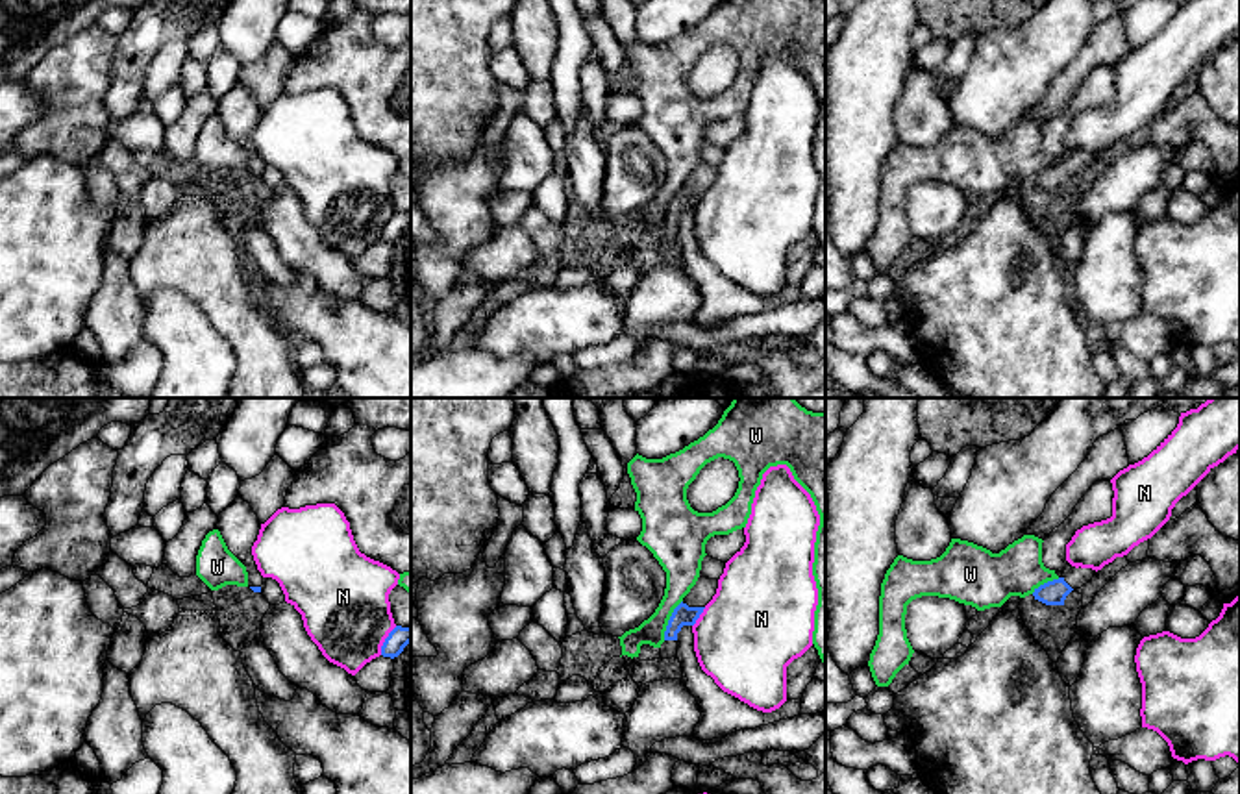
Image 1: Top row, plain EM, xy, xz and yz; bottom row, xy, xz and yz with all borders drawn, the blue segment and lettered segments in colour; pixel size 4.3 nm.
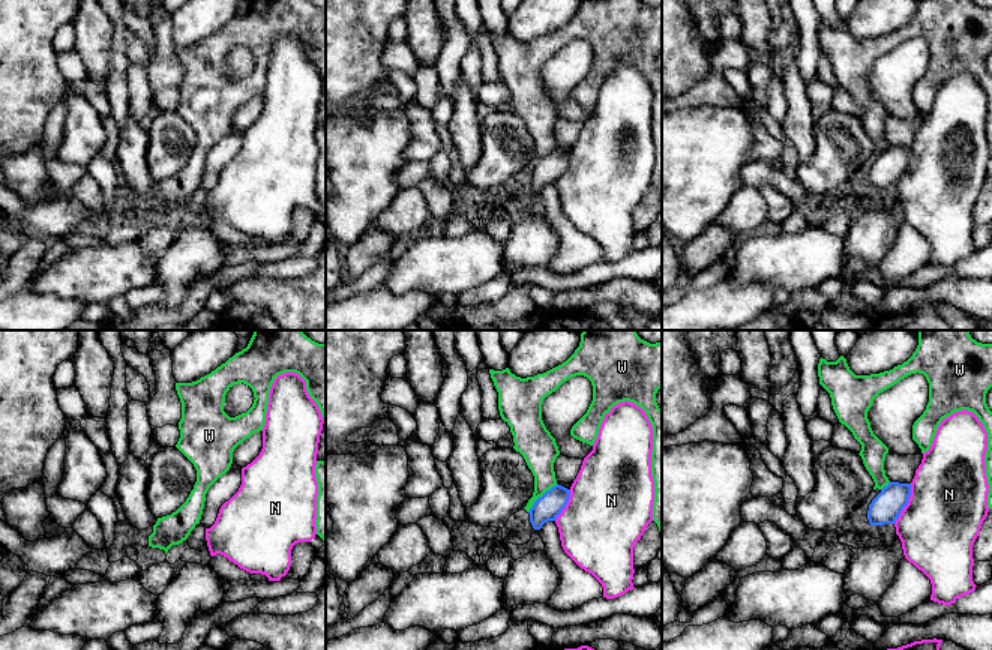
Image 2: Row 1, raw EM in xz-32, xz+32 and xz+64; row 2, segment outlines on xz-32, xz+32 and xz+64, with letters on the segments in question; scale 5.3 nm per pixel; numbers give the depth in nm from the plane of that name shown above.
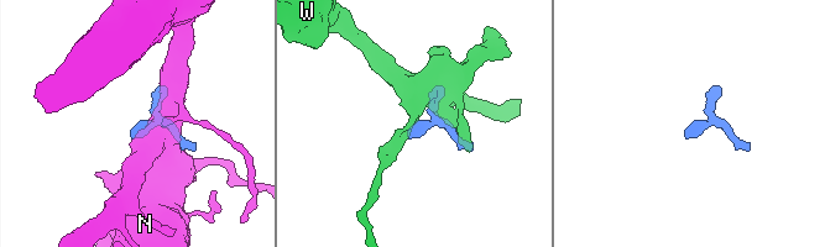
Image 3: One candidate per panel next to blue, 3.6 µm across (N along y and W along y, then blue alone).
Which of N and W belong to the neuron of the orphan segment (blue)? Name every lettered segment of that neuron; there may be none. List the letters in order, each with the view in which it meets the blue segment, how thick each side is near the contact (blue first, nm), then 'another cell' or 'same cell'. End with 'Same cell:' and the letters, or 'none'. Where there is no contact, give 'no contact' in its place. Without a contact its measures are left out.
N: meets blue in xz; 90 nm thick on the blue side, 440 nm on the other; another cell
W: meets blue in xz; 90 nm thick on the blue side, 160 nm on the other; another cell
Same cell: none

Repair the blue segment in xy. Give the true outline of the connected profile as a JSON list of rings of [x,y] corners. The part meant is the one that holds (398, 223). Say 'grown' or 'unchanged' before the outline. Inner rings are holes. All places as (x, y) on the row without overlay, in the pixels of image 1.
unchanged | [[[396,211],[389,222],[385,224],[383,231],[381,231],[381,241],[383,242],[398,242],[403,233],[411,228],[411,213],[402,213]]]

